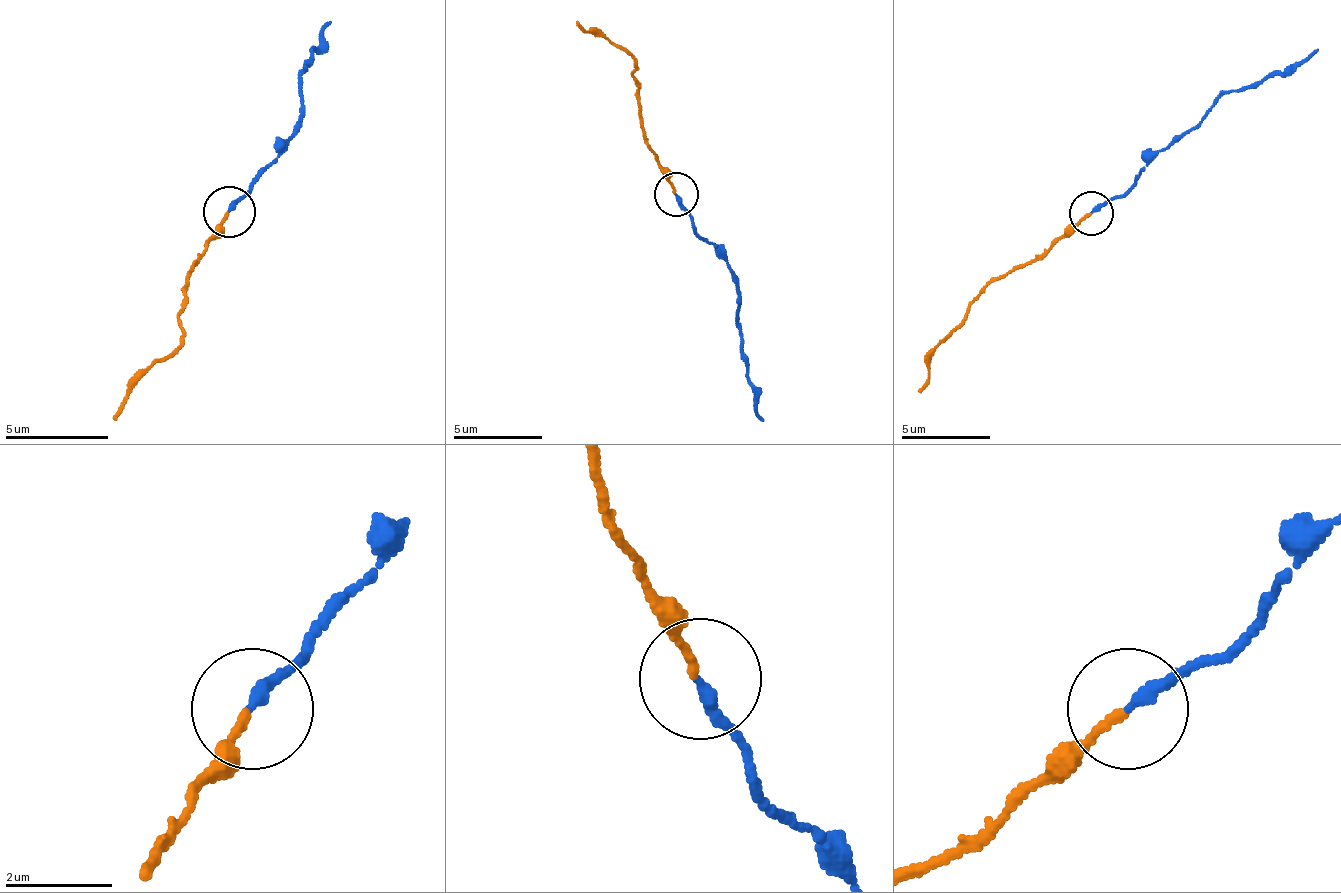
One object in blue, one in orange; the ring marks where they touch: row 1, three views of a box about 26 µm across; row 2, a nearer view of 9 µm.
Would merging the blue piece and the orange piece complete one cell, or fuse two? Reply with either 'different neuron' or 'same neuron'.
same neuron

